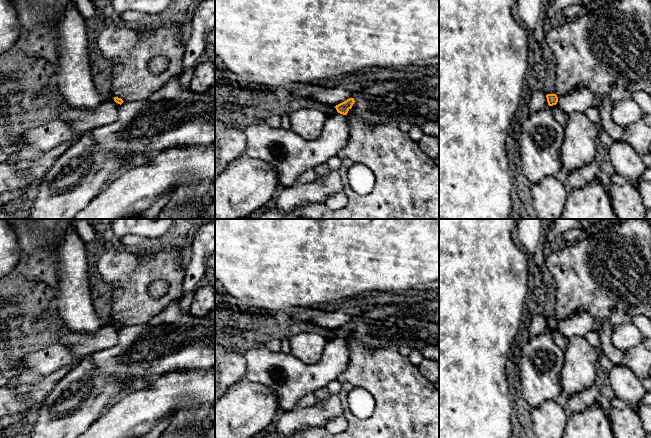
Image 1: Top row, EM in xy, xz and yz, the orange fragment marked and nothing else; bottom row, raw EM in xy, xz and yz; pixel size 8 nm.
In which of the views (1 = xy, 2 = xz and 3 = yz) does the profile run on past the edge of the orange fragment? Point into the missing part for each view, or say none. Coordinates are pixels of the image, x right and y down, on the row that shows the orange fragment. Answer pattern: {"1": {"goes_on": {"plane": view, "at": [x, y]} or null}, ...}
{"1": {"goes_on": null}, "2": {"goes_on": null}, "3": {"goes_on": null}}

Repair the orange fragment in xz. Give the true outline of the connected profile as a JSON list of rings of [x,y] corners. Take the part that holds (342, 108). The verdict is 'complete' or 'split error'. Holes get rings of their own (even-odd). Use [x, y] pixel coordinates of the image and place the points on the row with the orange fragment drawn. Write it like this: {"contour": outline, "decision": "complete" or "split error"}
{"contour": [[[349,98],[346,101],[335,106],[338,113],[347,115],[348,111],[352,108],[355,100],[354,98]]], "decision": "complete"}

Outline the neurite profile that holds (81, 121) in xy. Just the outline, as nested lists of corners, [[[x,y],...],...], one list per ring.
[[[106,100],[92,110],[79,110],[62,104],[57,118],[67,122],[71,126],[74,136],[79,136],[96,127],[116,121],[118,115],[119,111],[115,103]]]

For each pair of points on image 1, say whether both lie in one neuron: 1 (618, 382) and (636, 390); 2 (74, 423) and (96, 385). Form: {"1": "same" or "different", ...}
{"1": "same", "2": "same"}

